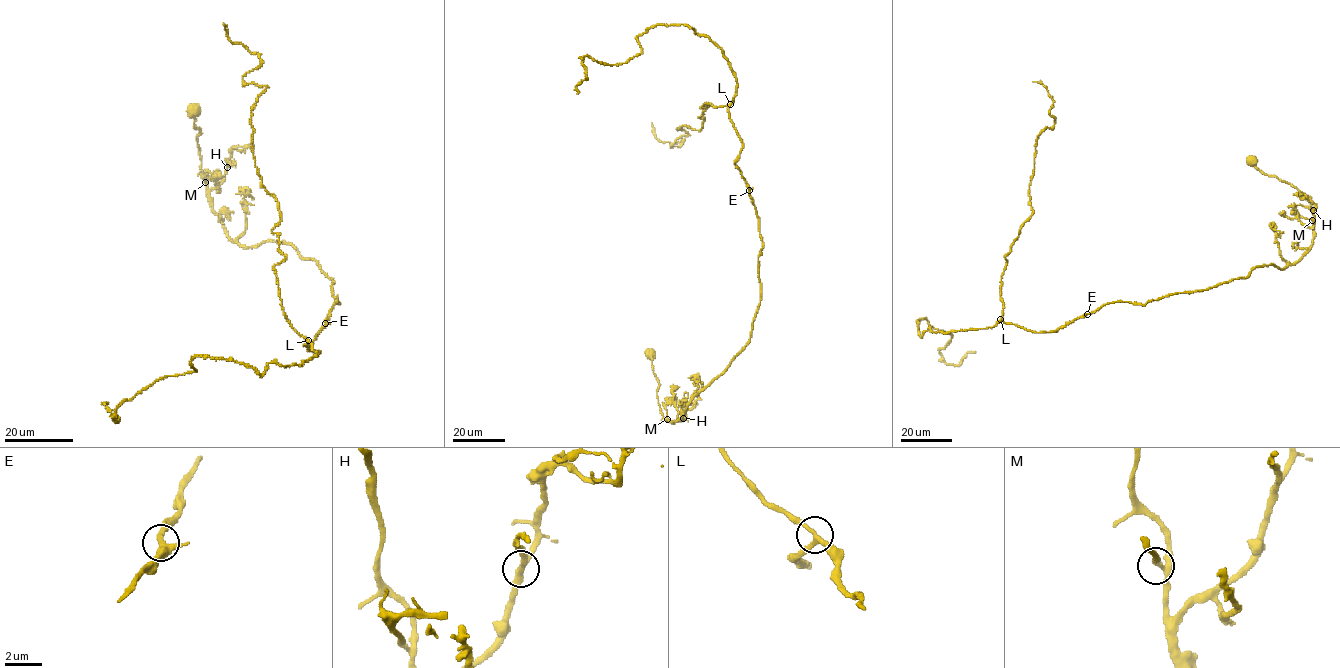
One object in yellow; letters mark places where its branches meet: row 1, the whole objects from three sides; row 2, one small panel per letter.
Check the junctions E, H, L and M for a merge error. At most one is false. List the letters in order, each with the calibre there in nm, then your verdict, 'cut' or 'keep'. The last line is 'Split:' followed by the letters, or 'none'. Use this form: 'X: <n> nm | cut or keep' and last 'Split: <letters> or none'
E: 240 nm | keep
H: 300 nm | keep
L: 240 nm | keep
M: 240 nm | keep
Split: none

